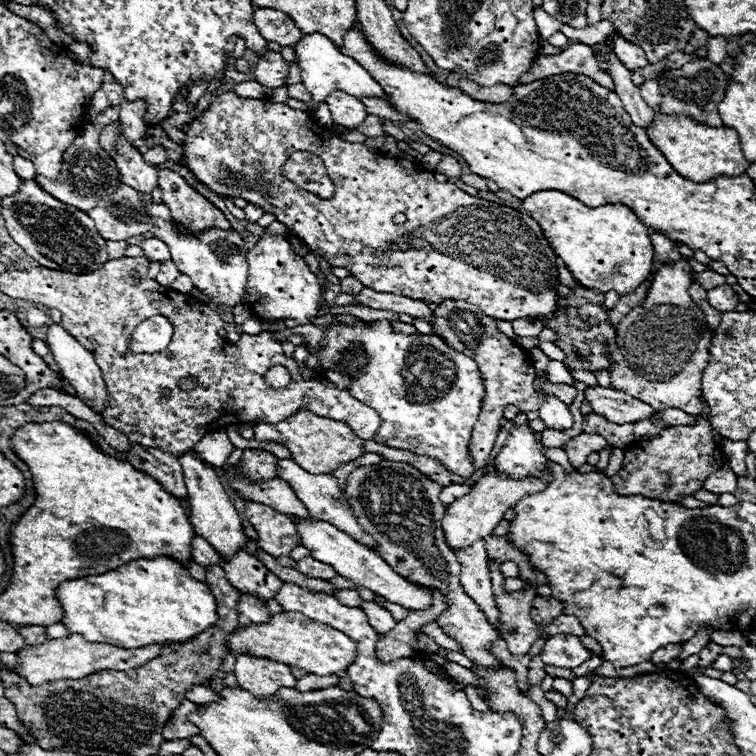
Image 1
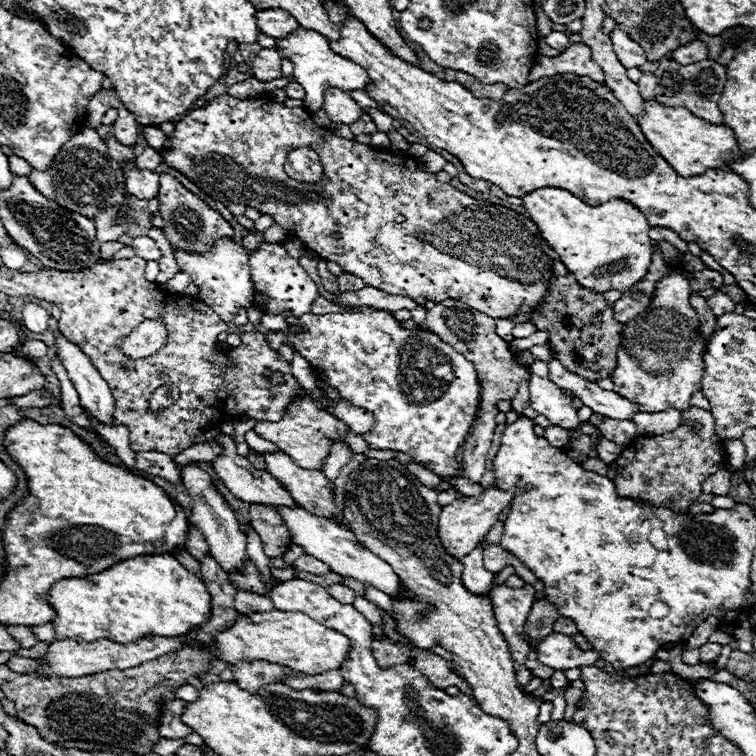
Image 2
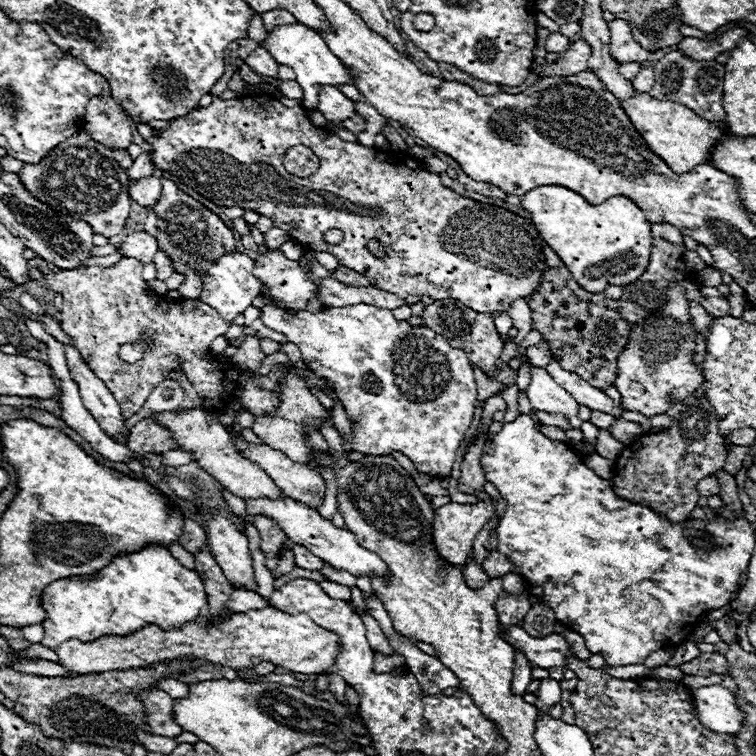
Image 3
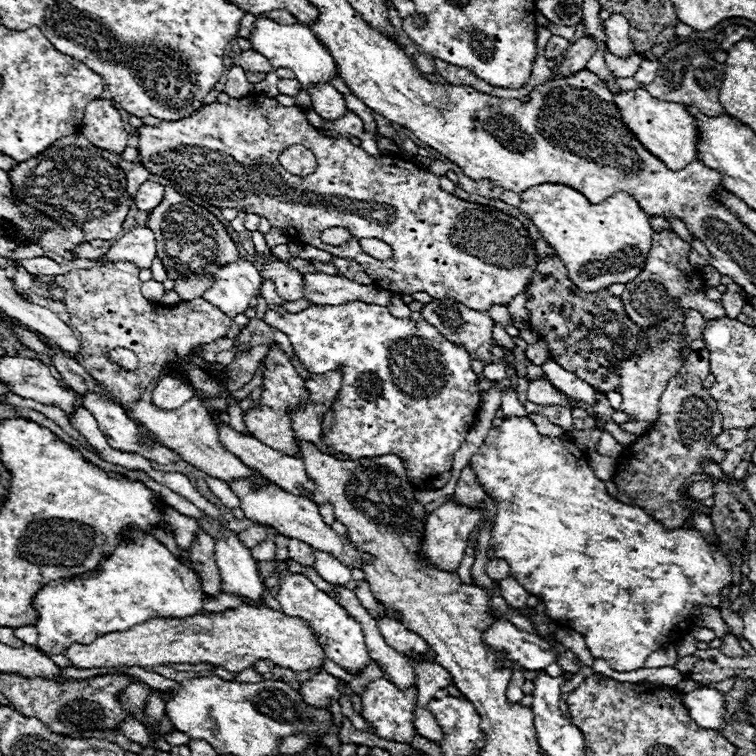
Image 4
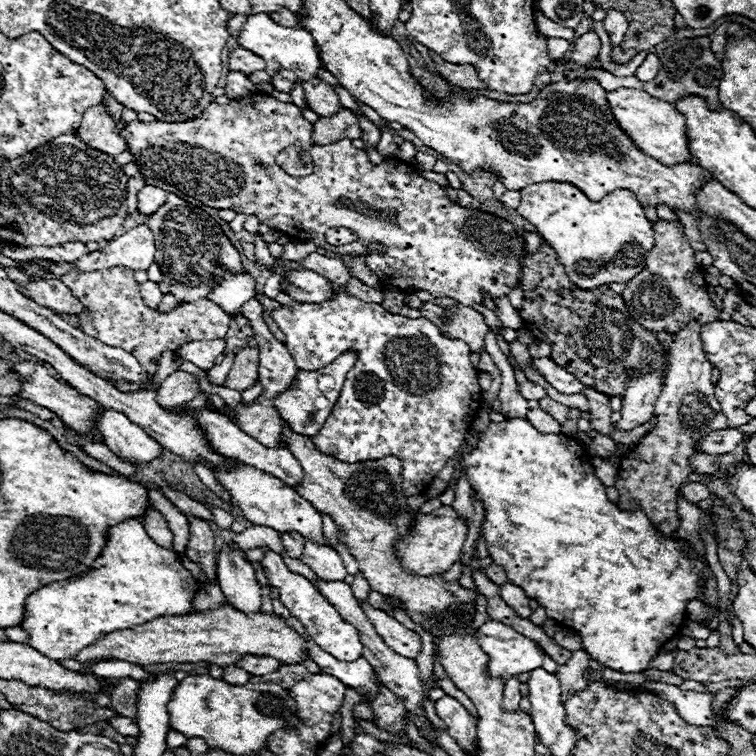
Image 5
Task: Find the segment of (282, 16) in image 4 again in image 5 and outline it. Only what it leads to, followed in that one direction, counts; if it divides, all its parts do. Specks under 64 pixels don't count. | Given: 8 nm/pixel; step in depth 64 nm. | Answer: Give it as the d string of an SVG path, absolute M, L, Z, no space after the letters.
M278 10L278 12L270 12L268 14L276 24L280 24L280 26L300 26L300 20L296 18L296 14L294 12L290 12L290 10Z

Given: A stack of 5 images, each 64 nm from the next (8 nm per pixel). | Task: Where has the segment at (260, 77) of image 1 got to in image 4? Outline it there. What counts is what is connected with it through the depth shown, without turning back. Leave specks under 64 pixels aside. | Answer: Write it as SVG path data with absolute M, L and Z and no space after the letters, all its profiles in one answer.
M246 50L246 52L240 52L238 56L234 56L234 64L236 66L242 66L244 70L252 70L252 72L272 72L272 64L266 56L262 56L260 52L256 50Z

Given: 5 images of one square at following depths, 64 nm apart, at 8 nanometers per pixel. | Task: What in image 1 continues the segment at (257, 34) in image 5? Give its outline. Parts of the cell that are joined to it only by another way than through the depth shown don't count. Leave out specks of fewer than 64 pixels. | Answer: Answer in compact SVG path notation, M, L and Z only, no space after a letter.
M306 34L298 44L294 44L294 50L296 50L296 58L300 62L302 84L314 96L314 102L308 104L312 110L314 110L314 106L318 106L318 102L324 102L330 96L330 92L334 92L334 90L348 92L356 98L384 98L384 88L370 76L370 72L364 66L360 66L354 58L342 54L340 48L336 48L328 36Z

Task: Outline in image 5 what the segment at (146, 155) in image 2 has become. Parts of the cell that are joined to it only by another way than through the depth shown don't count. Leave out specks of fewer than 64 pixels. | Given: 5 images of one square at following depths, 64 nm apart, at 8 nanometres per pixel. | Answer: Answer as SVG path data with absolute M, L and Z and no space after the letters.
M142 174L134 176L134 178L128 178L128 196L126 196L126 204L128 204L128 212L134 214L136 212L136 198L138 198L138 192L140 188L146 184L146 178Z

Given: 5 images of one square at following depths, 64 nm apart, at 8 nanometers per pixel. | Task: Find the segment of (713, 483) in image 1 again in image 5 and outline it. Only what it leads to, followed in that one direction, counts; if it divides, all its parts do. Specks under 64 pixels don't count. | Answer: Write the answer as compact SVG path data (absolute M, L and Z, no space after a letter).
M688 482L688 484L684 484L684 488L682 488L682 496L684 496L688 502L698 504L700 500L710 498L710 490L708 490L708 486L702 484L702 482Z

